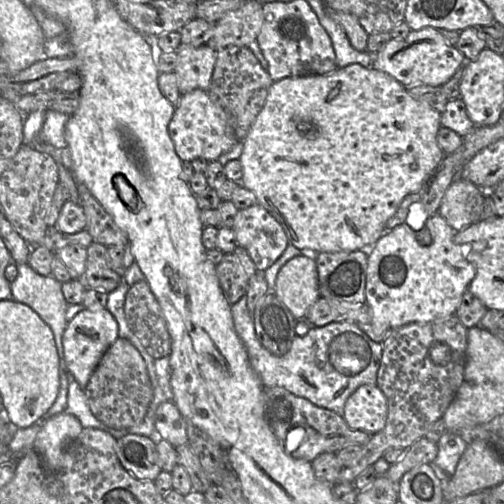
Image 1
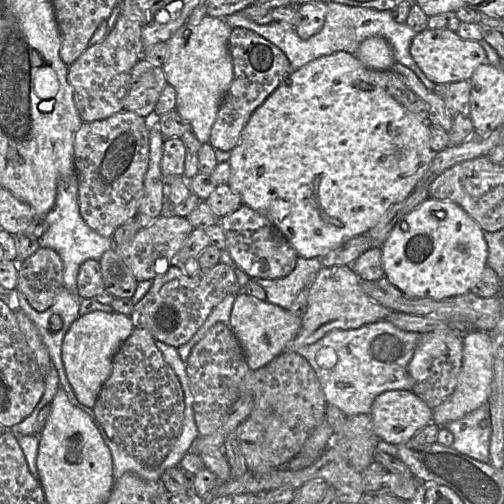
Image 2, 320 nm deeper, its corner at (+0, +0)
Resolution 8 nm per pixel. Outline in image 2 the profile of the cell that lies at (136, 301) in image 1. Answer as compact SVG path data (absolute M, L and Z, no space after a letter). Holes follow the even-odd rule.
M219 262L212 268L200 269L195 276L188 276L181 267L171 265L165 274L152 280L151 288L129 316L134 327L147 329L156 340L178 348L193 337L226 296L239 292L236 274L227 264Z

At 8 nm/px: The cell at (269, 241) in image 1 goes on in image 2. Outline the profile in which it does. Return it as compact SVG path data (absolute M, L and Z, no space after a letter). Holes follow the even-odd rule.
M242 204L233 213L220 218L218 224L225 234L226 250L251 279L284 278L294 270L298 259L296 250L265 215Z

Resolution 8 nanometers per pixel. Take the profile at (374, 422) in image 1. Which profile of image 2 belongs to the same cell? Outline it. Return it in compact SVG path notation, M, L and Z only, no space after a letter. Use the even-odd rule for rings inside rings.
M392 390L375 398L370 416L377 437L399 445L430 424L433 411L412 391Z

